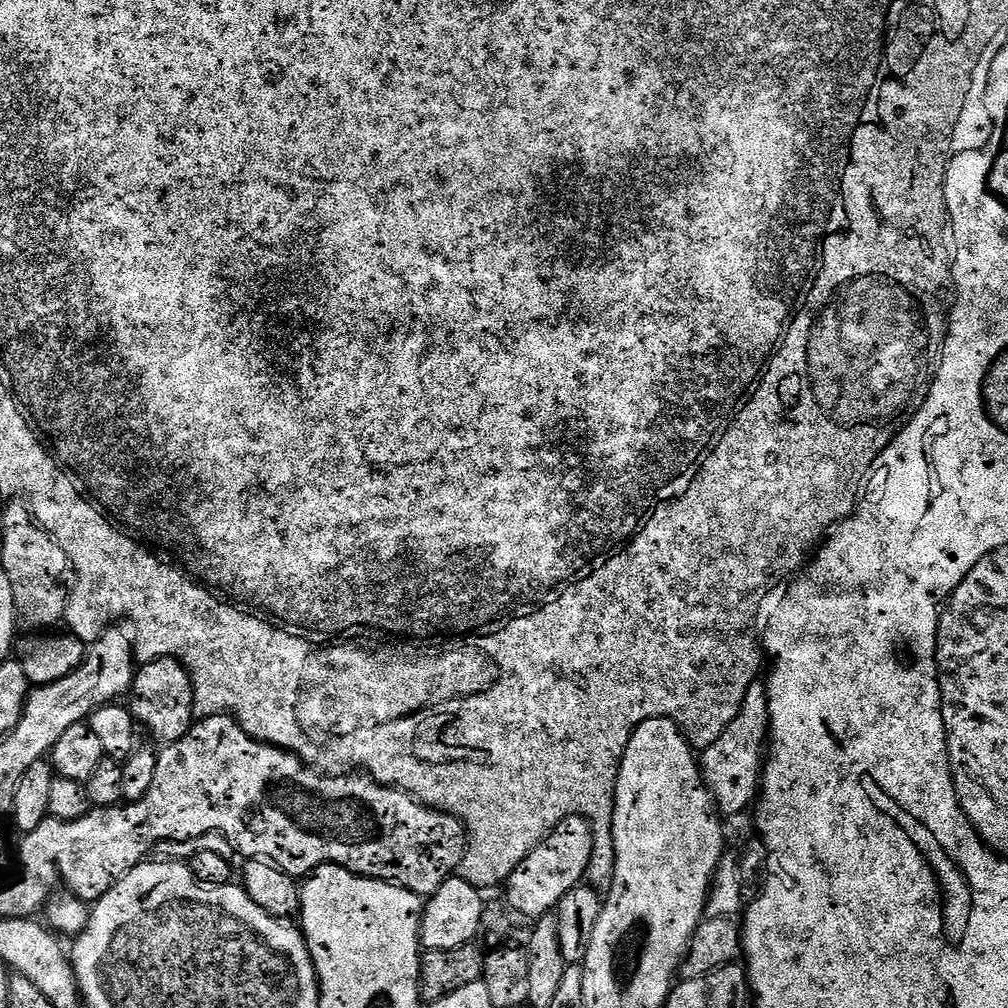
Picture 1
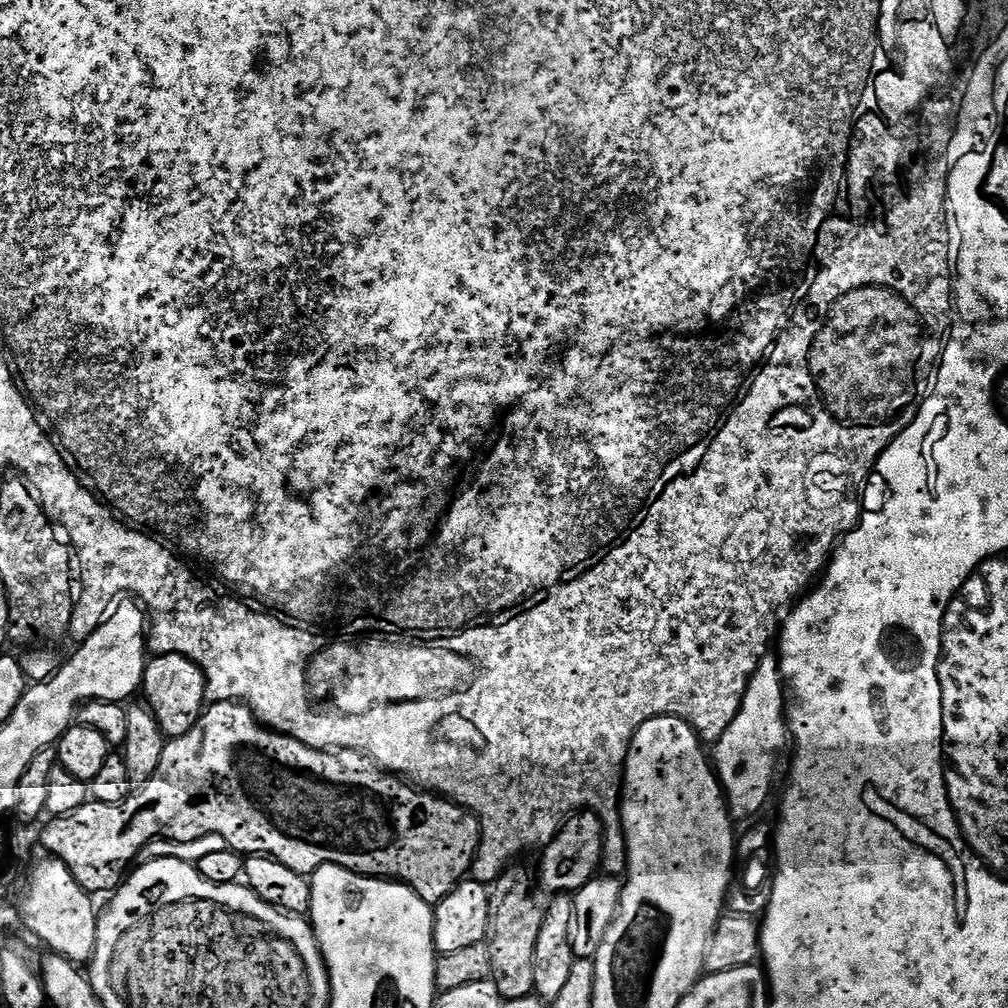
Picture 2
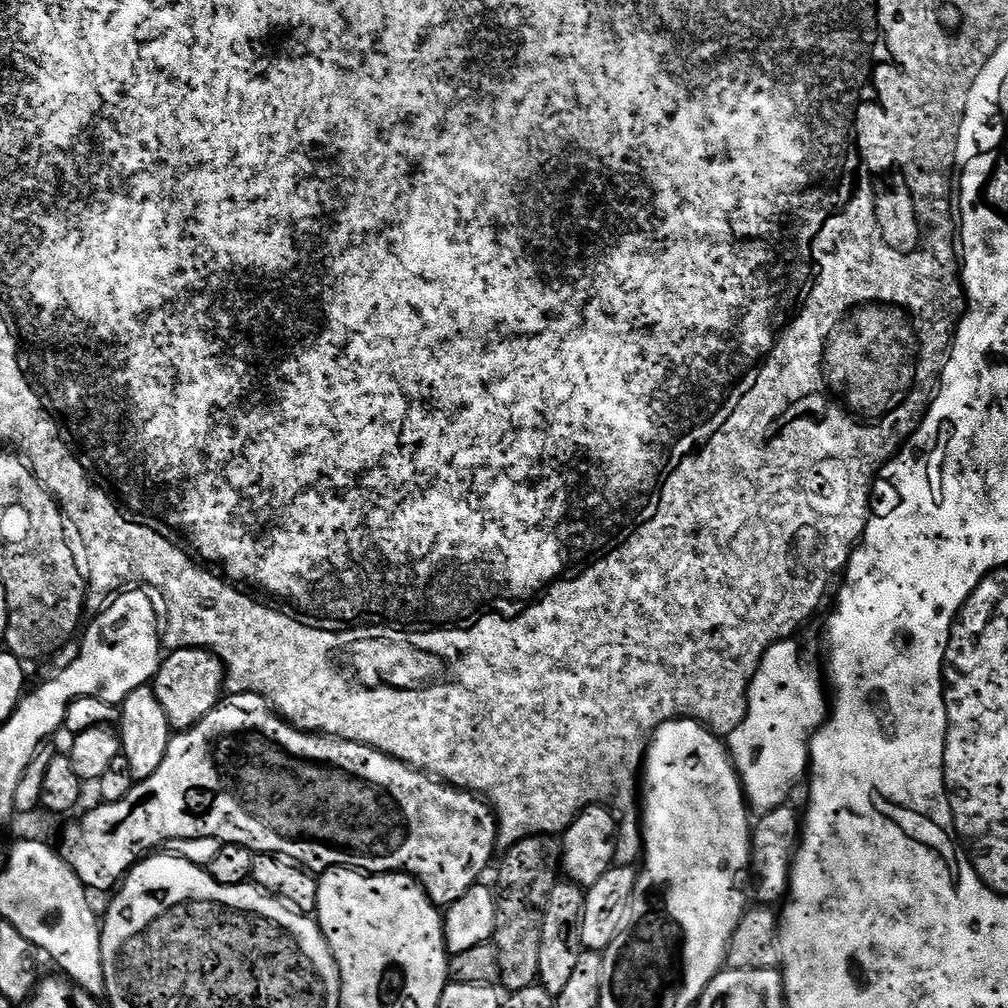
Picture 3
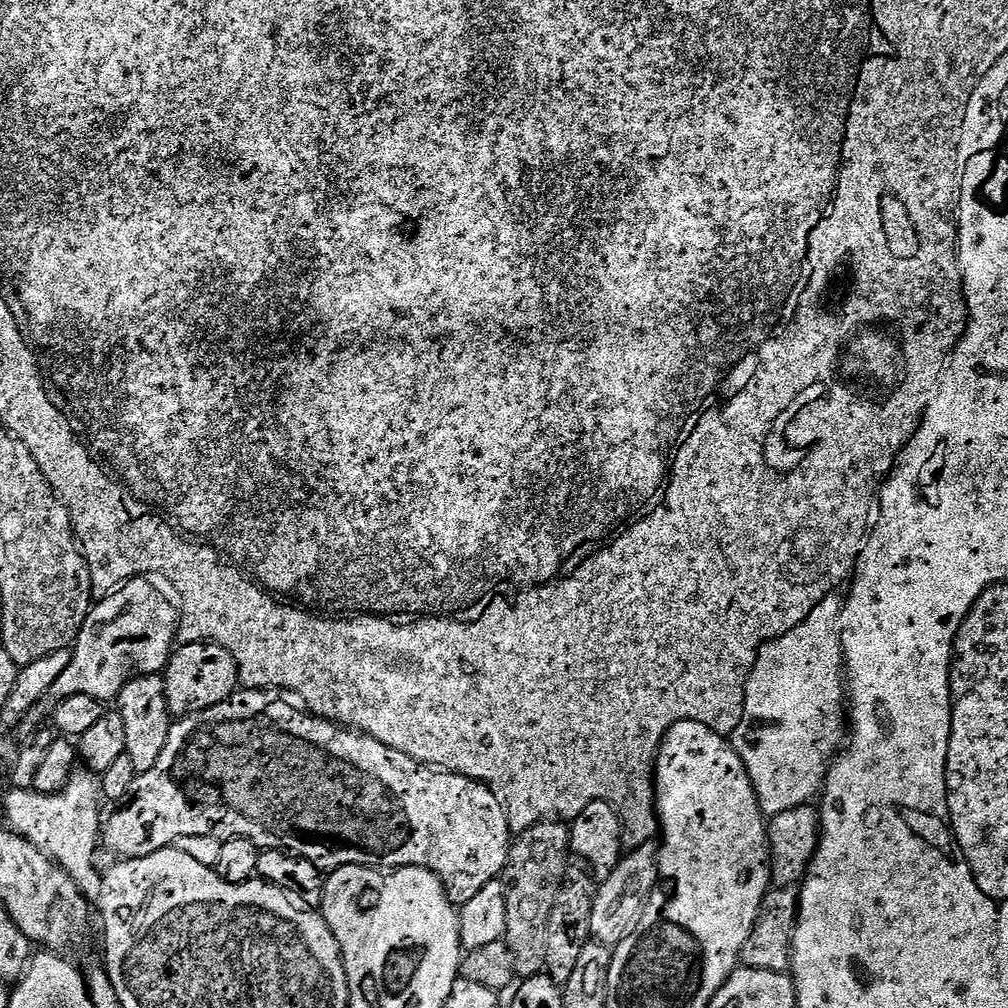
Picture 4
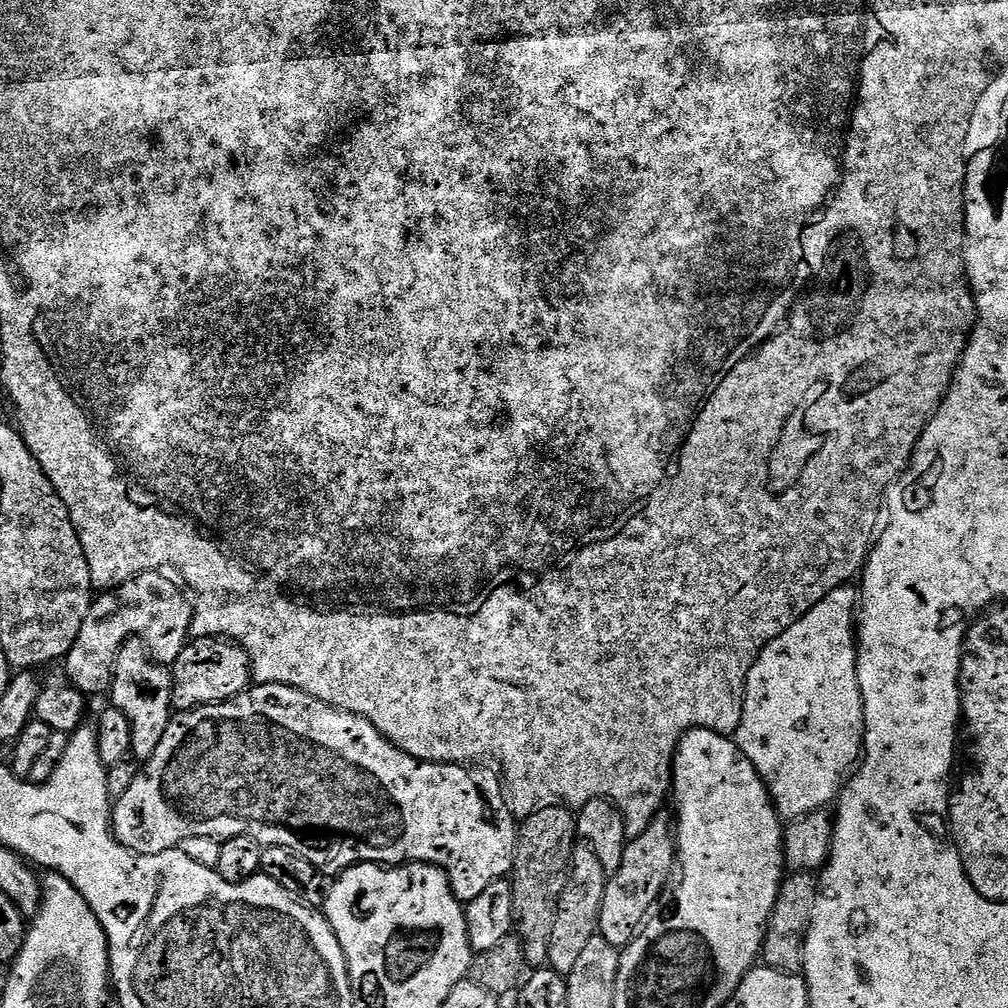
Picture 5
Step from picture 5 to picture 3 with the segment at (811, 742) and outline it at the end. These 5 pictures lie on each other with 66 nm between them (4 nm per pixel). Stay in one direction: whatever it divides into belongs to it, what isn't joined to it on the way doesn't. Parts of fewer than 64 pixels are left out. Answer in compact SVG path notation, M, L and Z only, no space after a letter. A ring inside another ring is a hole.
M795 639L779 640L766 650L748 687L748 709L742 726L727 737L726 747L744 788L744 799L757 817L789 803L792 791L810 772L808 745L812 733L826 719L826 688L804 665ZM821 684L821 685L820 685Z

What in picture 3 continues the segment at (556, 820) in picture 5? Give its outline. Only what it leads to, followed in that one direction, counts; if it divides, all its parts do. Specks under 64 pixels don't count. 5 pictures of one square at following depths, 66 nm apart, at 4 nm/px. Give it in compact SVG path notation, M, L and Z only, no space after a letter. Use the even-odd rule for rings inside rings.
M545 834L526 838L514 846L510 846L503 853L504 861L500 864L500 873L496 876L496 884L494 883L496 929L491 943L495 944L498 950L499 983L505 984L509 993L526 990L539 981L538 954L542 950L542 918L546 910L546 898L550 898L550 890L554 890L558 879L558 861L561 851L561 841L555 835Z

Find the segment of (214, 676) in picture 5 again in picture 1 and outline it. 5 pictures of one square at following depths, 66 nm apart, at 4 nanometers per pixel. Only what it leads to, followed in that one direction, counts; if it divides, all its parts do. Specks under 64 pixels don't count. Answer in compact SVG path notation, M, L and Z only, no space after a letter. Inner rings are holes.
M169 656L140 664L135 669L126 704L137 725L143 731L145 728L160 746L181 740L194 727L192 715L198 712L198 697L194 694L192 676L184 665Z

